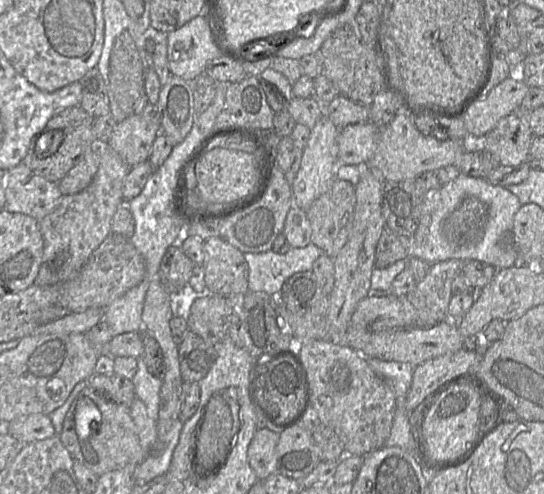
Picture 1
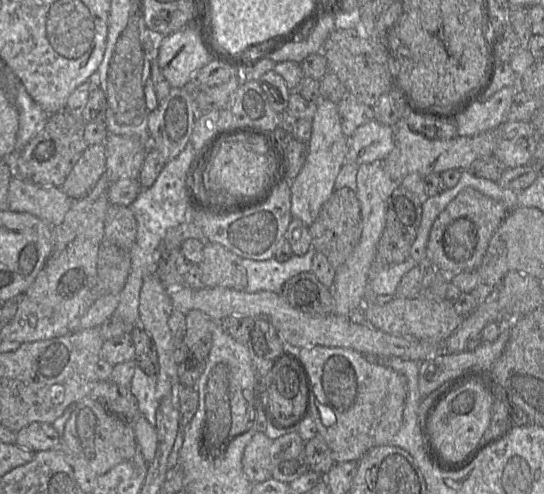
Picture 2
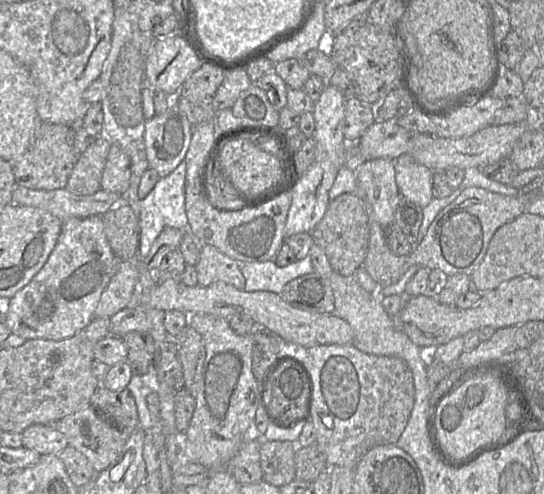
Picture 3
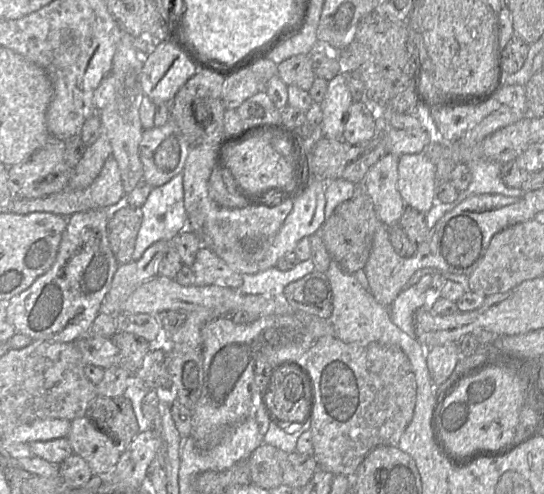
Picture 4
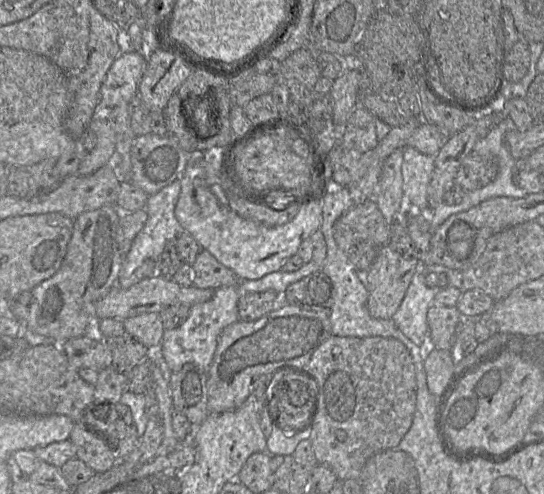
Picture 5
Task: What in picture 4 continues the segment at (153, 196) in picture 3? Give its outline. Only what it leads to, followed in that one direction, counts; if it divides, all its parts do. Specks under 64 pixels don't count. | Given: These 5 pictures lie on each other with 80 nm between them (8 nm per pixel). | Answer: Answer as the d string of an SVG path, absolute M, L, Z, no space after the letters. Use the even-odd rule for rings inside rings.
M183 171L164 185L155 187L140 208L142 224L138 232L132 261L138 261L155 242L172 240L188 227L188 216L184 207Z

